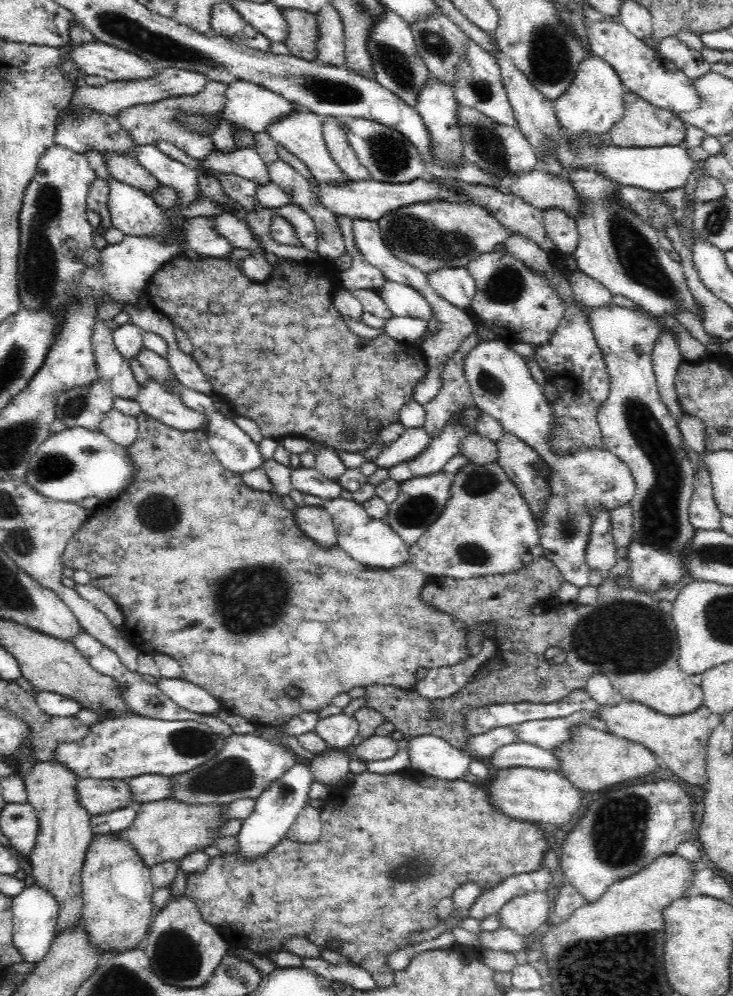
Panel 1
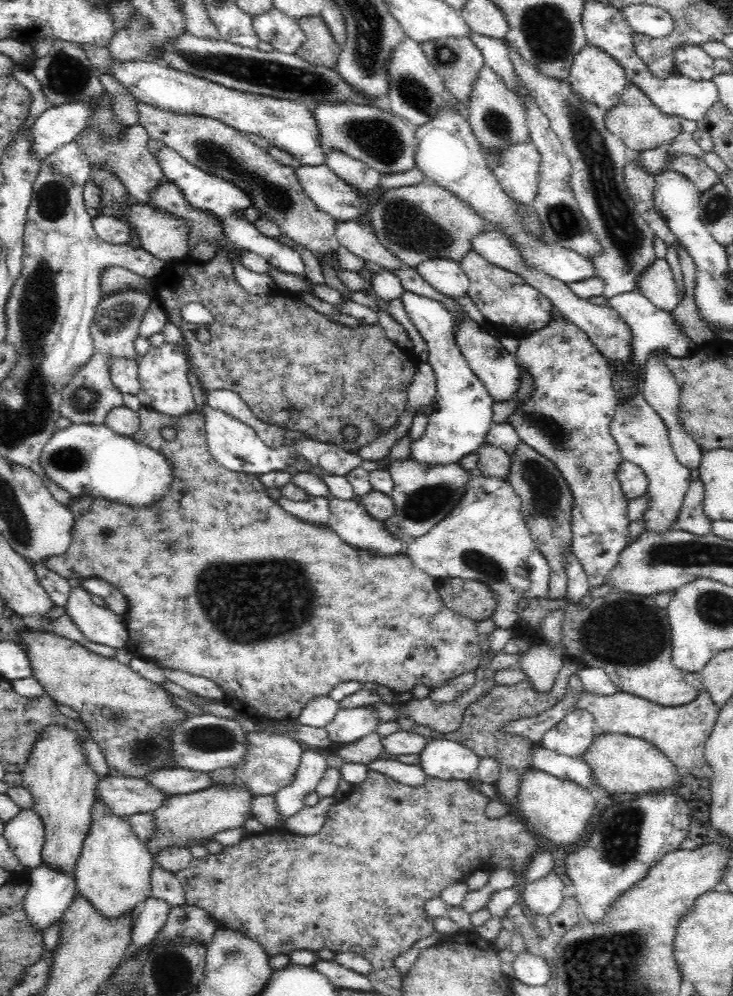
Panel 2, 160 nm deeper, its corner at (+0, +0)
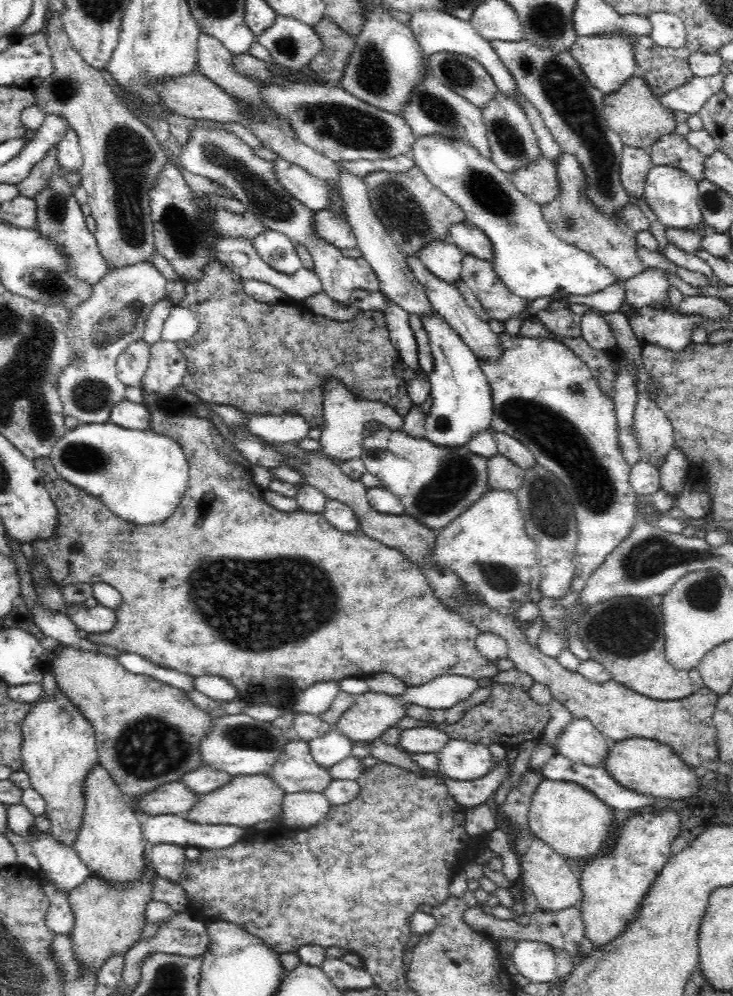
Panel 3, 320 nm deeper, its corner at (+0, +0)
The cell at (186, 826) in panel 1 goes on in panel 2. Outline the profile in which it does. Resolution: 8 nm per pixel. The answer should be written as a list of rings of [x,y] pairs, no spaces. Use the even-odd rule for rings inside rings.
[[[228,784],[228,787],[212,786],[206,790],[193,794],[182,794],[170,797],[158,810],[153,812],[157,835],[148,842],[151,854],[164,850],[168,846],[186,846],[188,840],[198,838],[212,838],[220,830],[240,828],[253,817],[251,814],[251,800],[256,798],[246,787]]]

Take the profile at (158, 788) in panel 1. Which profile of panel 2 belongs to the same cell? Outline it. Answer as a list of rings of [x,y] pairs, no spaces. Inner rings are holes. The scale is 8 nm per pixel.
[[[180,767],[157,770],[147,776],[147,781],[168,797],[193,794],[214,786],[210,773]]]

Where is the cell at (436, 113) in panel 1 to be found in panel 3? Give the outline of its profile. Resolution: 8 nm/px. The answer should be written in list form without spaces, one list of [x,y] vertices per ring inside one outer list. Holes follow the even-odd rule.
[[[423,136],[411,146],[414,162],[428,177],[428,181],[439,188],[450,200],[453,200],[464,213],[464,218],[470,224],[478,227],[492,243],[492,269],[496,277],[504,283],[510,293],[530,302],[542,297],[550,297],[564,292],[566,299],[576,300],[582,295],[591,295],[614,284],[617,278],[591,254],[561,241],[548,226],[541,206],[530,198],[526,198],[514,183],[508,179],[500,168],[488,160],[472,146],[438,136]]]

